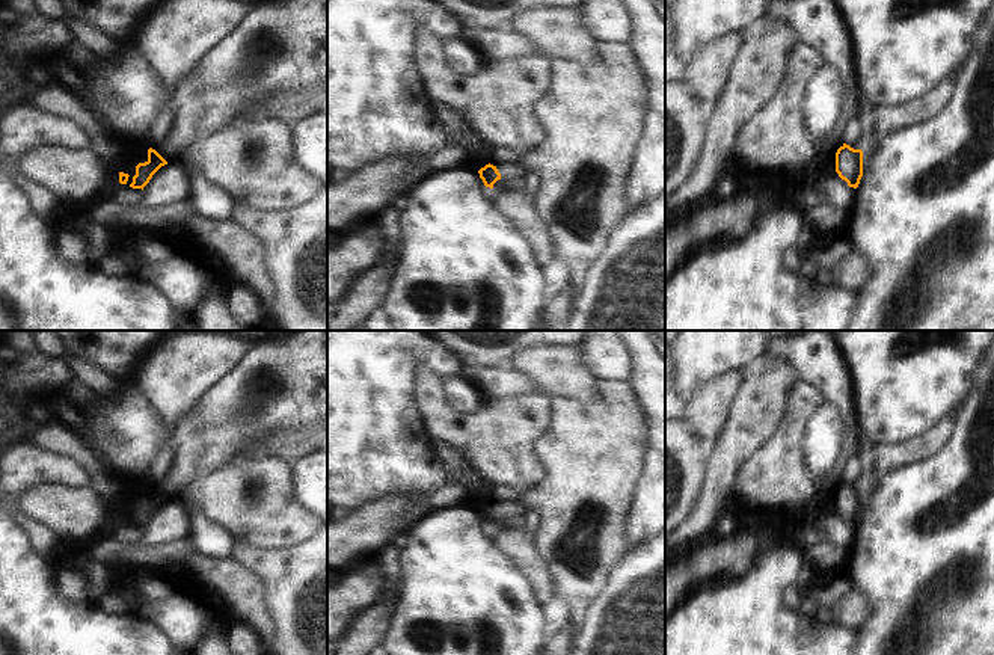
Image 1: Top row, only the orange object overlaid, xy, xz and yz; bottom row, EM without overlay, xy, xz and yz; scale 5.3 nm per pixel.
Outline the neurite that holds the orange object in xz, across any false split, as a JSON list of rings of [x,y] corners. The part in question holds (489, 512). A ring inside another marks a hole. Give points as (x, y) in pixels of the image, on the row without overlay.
[[[519,498],[511,501],[501,501],[498,504],[489,501],[478,509],[484,524],[490,527],[493,527],[493,522],[501,516],[516,516],[516,515],[523,516],[526,510],[528,509],[520,503]]]

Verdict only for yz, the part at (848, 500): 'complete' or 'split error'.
complete

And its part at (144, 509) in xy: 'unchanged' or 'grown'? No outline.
grown

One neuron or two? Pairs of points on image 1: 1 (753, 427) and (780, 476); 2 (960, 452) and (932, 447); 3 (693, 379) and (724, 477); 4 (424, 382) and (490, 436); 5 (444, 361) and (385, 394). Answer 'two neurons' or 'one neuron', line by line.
1: two neurons
2: two neurons
3: two neurons
4: one neuron
5: one neuron

